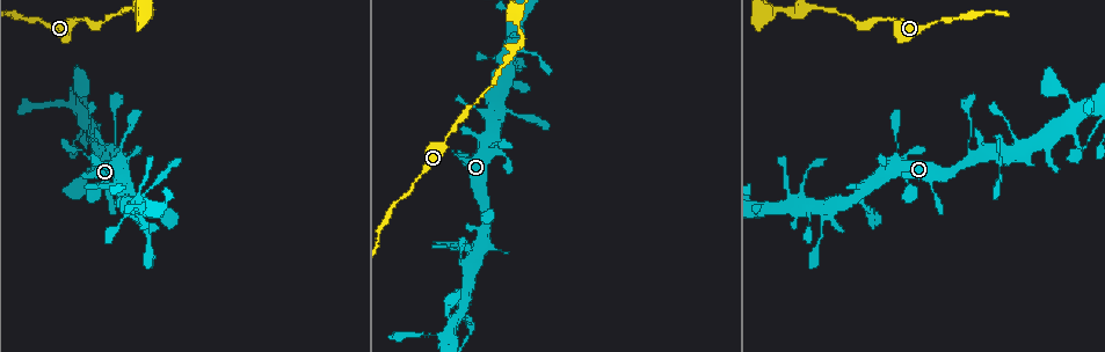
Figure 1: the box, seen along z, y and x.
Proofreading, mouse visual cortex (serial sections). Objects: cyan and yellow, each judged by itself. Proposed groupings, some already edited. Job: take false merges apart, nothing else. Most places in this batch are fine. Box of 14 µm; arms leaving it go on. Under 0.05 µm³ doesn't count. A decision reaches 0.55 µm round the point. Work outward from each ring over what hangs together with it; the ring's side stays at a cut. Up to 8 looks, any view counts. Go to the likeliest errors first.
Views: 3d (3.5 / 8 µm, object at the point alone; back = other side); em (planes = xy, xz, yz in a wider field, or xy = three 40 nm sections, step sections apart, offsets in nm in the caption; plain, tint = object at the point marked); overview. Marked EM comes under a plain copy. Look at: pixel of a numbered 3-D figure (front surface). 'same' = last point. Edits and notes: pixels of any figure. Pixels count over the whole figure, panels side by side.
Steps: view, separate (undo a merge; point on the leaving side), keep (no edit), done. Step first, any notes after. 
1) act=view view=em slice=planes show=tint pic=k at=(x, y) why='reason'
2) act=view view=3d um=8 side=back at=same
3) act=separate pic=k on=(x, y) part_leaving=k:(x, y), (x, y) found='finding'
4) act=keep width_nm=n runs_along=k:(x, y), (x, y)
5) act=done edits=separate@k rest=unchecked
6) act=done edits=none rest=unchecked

act=view view=3d um=3.5 pic=1 at=(118, 224) why='a narrow waist'

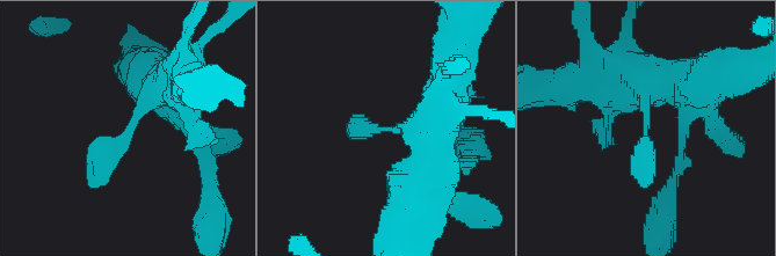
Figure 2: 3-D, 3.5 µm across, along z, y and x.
act=view view=em slice=xy step=2 show=tint pic=2 at=(123, 135) why='now the EM'

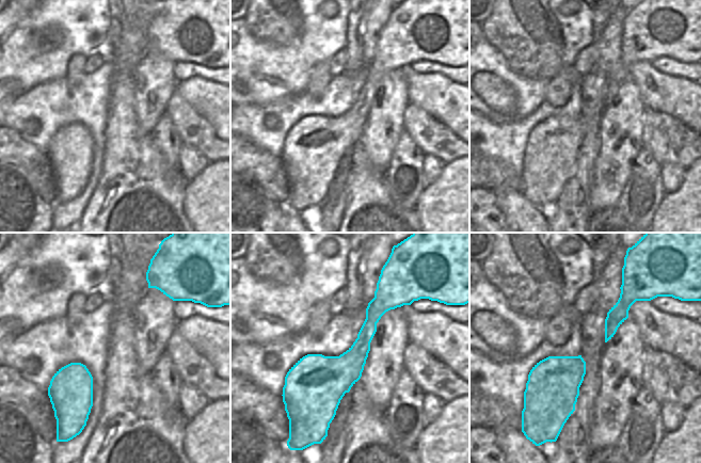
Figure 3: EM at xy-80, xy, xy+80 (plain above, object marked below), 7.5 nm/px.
act=keep runs_along=2:(176, 79), (104, 150), (91, 185) found='continuous, no second cell'

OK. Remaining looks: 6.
act=view view=3d um=3.5 pic=1 at=(517, 16) why='abrupt turn'

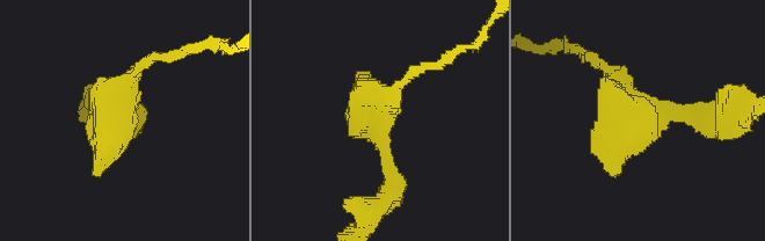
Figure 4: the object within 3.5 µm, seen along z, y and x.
act=view view=em slice=xy step=3 show=tint pic=4 at=(633, 117) why='shape alone is not enough'

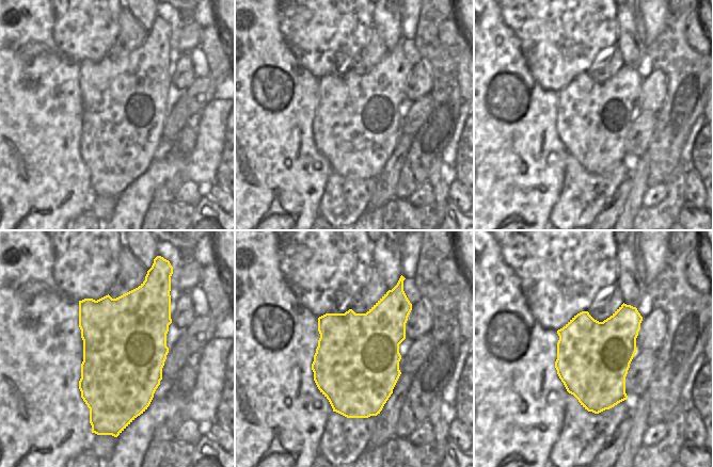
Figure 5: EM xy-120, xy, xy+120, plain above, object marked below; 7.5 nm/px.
act=view view=em slice=xy step=1 show=tint at=same

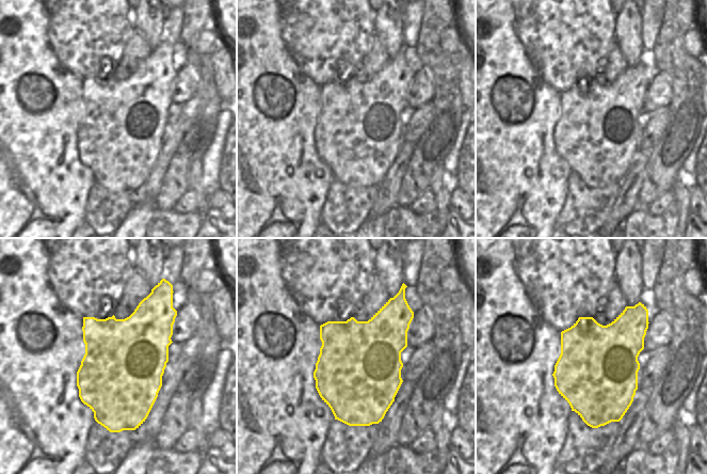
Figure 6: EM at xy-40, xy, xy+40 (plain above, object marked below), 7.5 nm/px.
act=keep runs_along=4:(701, 118), (633, 118), (597, 60) found='one cell here'

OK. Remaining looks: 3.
act=view view=3d um=8 pic=1 at=(969, 160) why='small branch off a trunk'

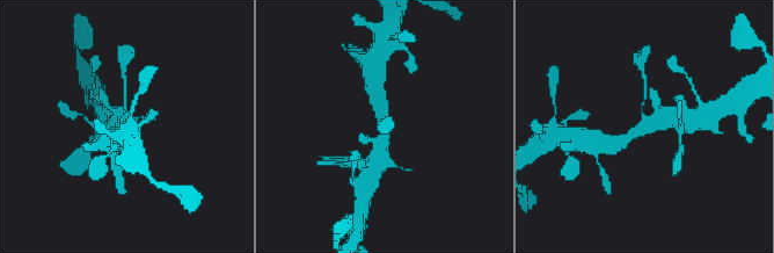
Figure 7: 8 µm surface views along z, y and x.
act=view view=em slice=xy step=3 show=tint pic=7 at=(648, 127) arms=3 arm_widths_nm=150,400,500

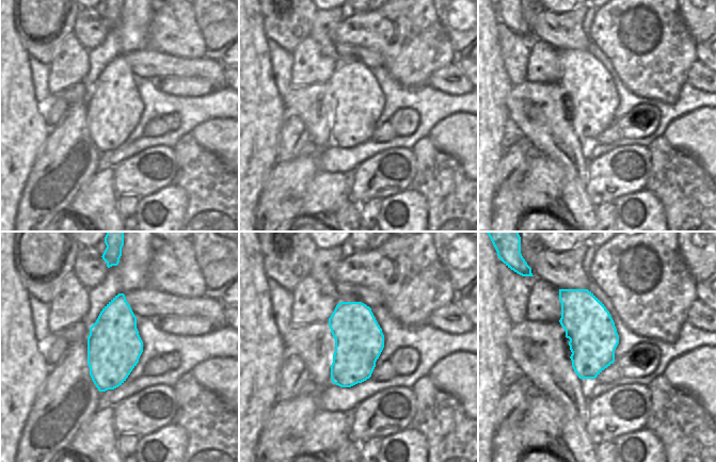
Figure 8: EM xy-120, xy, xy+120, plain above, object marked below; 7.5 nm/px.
act=keep runs_along=7:(620, 143), (644, 125), (677, 120) found='all the same cell'

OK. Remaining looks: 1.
act=done edits=none rest=unchecked

